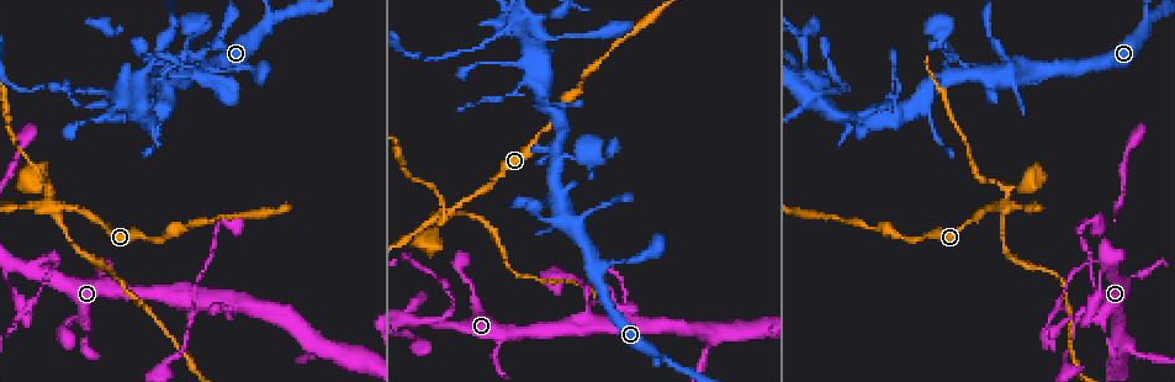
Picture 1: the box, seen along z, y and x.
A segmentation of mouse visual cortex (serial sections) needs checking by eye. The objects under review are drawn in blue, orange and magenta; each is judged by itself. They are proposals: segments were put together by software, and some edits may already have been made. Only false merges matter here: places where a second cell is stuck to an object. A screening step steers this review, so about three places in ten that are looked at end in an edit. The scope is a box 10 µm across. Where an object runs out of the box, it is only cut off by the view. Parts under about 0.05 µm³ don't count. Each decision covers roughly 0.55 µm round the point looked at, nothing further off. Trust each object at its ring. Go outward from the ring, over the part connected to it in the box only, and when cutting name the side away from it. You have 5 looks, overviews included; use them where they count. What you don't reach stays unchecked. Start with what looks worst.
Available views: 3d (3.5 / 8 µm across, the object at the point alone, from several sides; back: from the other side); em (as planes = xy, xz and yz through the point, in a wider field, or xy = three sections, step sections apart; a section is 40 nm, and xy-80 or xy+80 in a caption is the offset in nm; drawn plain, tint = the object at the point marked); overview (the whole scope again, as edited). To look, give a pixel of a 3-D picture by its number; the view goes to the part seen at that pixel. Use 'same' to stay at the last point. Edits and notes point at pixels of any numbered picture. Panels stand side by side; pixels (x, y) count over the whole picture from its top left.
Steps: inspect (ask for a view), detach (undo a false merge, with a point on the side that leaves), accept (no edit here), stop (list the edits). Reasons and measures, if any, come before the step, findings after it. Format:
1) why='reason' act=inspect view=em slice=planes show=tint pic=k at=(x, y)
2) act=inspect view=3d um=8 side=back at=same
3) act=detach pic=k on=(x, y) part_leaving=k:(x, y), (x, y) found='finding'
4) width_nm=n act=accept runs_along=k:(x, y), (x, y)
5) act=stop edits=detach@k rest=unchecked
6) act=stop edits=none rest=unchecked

why='four or more arms meet' act=inspect view=3d um=3.5 side=back pic=1 at=(450, 211)

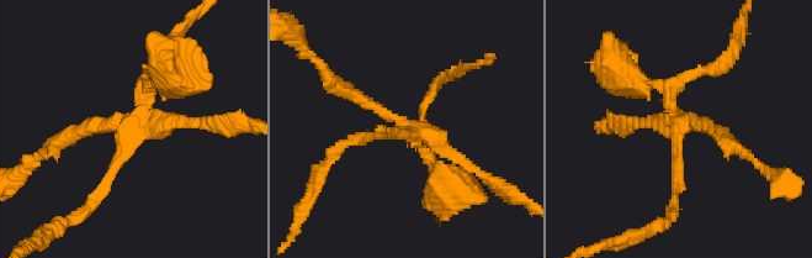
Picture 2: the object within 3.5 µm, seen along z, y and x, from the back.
why='shape alone is not enough' act=inspect view=em slice=xy step=1 show=tint pic=2 at=(412, 130)

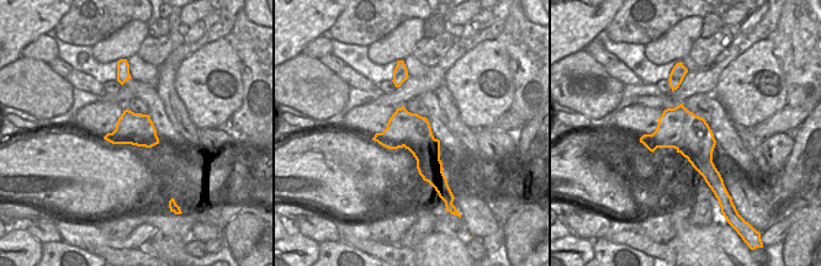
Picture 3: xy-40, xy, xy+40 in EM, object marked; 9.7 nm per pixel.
width_nm=340 act=detach pic=2 on=(456, 170) part_leaving=2:(673, 112), (670, 93), (626, 78), (610, 52) found='two cells meet here'

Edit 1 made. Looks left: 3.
why='see it whole again' act=inspect view=overview

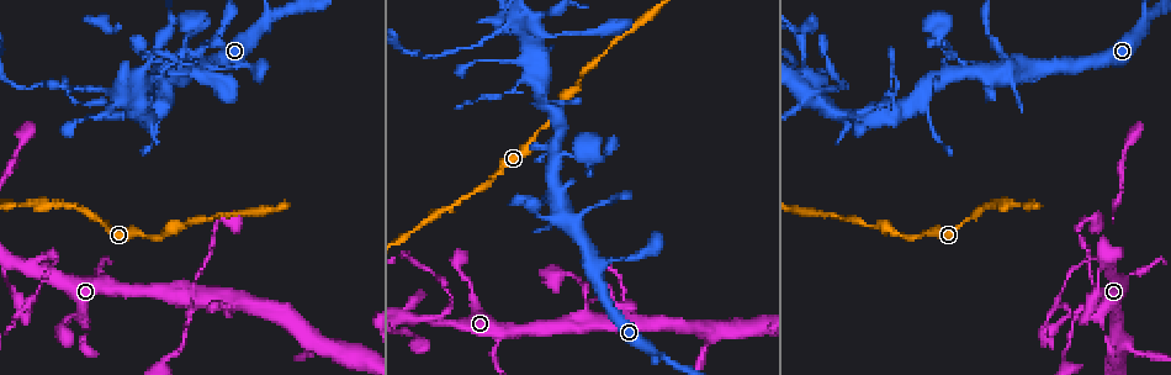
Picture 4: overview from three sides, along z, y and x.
why='narrows sharply' act=inspect view=3d um=3.5 pic=4 at=(835, 88)

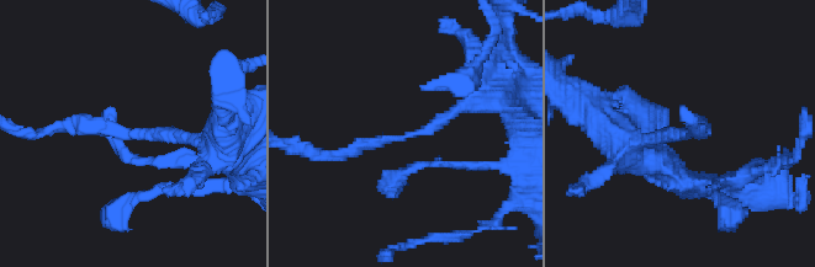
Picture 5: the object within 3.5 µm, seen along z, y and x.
why='now the EM' act=inspect view=em slice=xy step=3 show=tint pic=5 at=(391, 141)

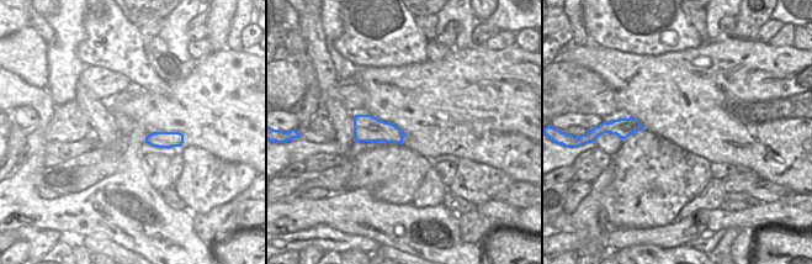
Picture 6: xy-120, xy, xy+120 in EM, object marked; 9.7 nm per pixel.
act=detach pic=5 on=(84, 131) part_leaving=5:(123, 134), (81, 123), (25, 134) found='two cells meet here'

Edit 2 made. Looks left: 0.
act=stop edits=detach@2,detach@5 rest=unchecked

